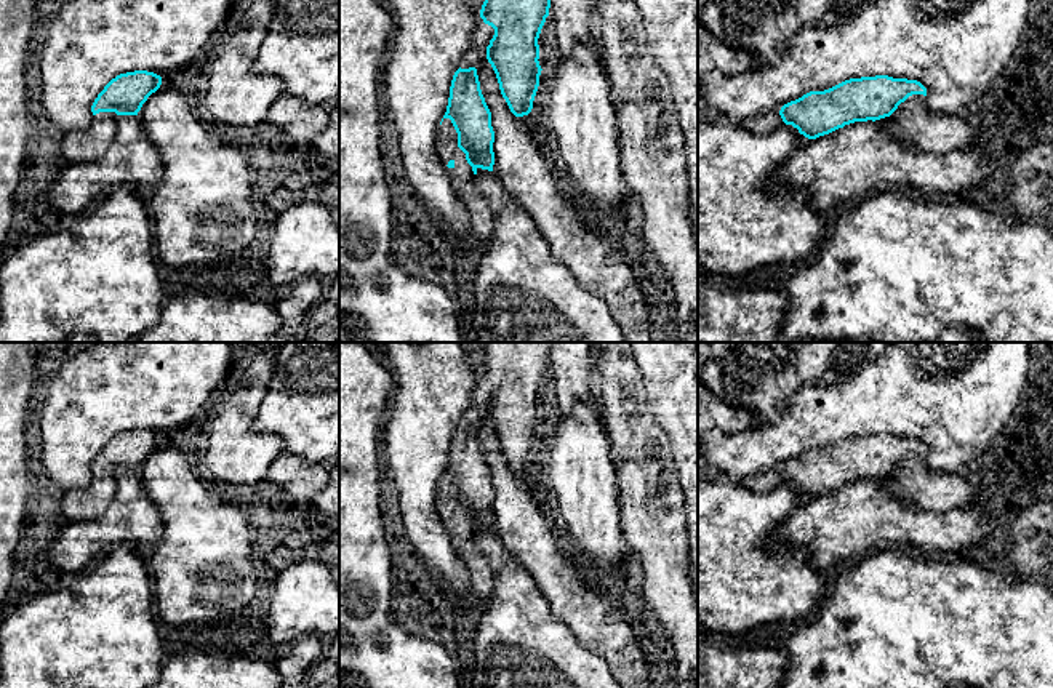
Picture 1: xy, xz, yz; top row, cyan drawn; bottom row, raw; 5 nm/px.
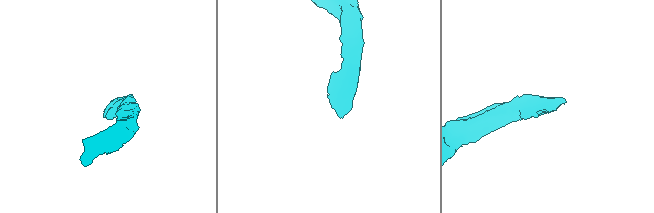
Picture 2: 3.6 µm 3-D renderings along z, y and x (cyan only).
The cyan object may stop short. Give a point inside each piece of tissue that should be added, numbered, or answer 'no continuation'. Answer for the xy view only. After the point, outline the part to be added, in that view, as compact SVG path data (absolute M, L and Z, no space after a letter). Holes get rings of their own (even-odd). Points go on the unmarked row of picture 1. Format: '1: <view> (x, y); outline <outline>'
1: xy (90, 503); outline M99 470L85 488L58 493L53 514L61 522L101 518L115 496L117 477L115 470Z

